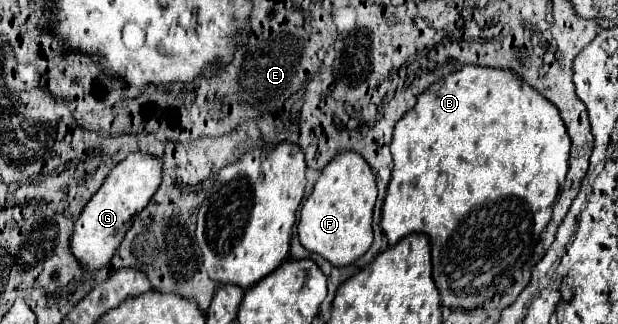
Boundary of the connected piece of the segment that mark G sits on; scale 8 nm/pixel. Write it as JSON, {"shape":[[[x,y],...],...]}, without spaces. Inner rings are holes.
{"shape":[[[142,153],[128,155],[110,171],[102,187],[94,193],[94,197],[80,213],[70,233],[70,251],[78,259],[82,269],[98,271],[112,261],[116,249],[120,247],[126,231],[132,225],[132,217],[136,217],[148,205],[148,201],[152,199],[160,185],[160,179],[162,179],[160,159]]]}

